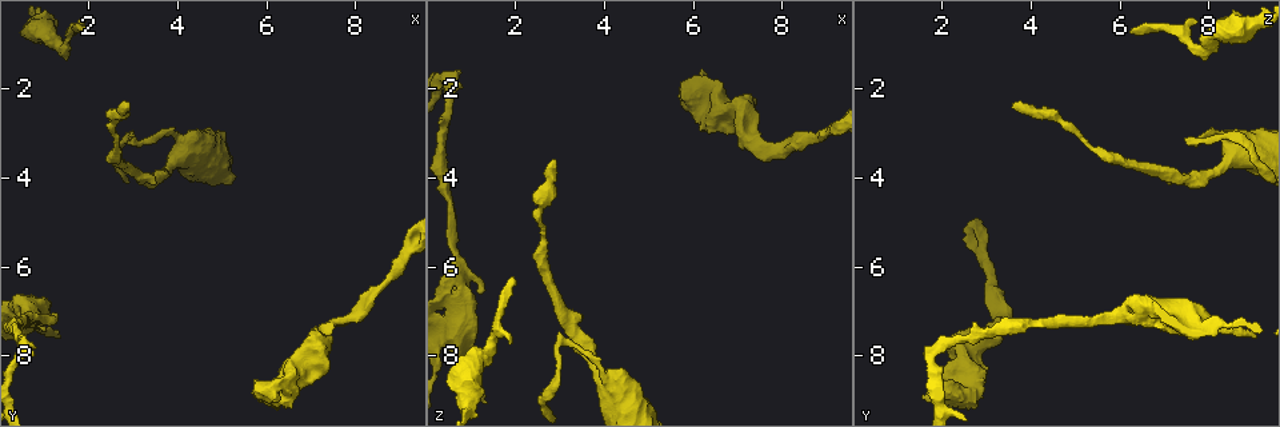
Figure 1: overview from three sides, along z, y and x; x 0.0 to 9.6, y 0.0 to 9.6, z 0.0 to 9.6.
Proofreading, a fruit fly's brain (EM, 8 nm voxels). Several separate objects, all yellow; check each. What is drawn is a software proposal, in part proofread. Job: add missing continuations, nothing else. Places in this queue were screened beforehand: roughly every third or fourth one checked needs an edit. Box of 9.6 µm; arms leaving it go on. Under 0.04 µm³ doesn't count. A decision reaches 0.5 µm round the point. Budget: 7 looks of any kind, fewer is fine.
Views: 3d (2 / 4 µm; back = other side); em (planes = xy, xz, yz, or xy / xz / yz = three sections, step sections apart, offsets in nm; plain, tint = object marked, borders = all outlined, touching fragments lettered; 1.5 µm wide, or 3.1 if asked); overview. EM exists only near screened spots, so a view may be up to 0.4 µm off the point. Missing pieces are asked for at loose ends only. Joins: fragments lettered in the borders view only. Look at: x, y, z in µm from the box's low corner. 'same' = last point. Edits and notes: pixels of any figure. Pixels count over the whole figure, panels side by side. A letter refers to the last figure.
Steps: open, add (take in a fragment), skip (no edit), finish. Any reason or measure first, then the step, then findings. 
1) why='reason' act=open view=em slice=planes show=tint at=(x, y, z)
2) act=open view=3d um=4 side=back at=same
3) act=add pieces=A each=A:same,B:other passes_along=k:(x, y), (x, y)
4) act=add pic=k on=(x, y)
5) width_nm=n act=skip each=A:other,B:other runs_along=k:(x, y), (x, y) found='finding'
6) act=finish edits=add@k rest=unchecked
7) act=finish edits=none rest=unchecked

why='thick end' act=open view=3d um=4 at=(4.40, 3.00, 8.25)

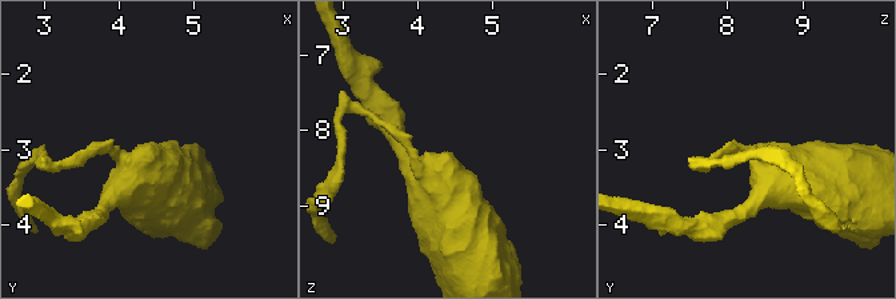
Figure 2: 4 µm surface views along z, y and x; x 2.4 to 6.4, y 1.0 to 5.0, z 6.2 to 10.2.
why='now the EM' act=open view=em slice=yz step=4 show=tint at=(4.35, 3.00, 8.30)

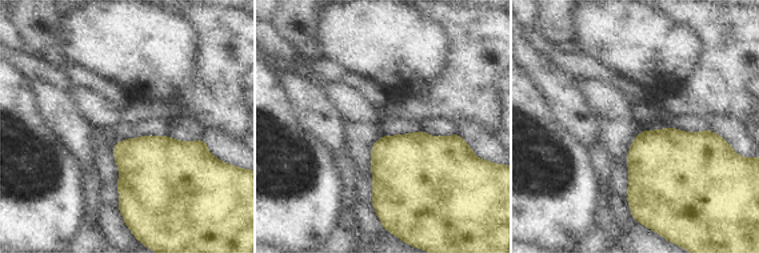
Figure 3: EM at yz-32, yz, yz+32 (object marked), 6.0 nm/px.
act=open view=em slice=yz step=4 show=borders at=same

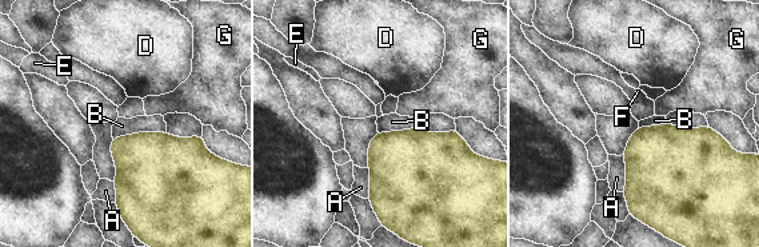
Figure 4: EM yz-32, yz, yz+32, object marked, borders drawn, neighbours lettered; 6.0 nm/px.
act=skip each=A:other,B:other,D:other,E:other,F:other,G:other border=4:(622, 155), (624, 163), (623, 191) found='no lettered fragment goes on from it'

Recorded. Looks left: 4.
why='free end' act=open view=em slice=xz step=4 show=borders at=(2.00, 0.70, 6.25)

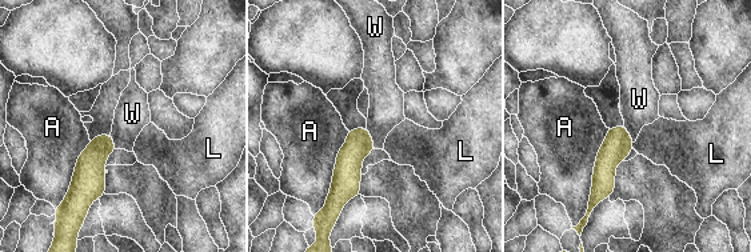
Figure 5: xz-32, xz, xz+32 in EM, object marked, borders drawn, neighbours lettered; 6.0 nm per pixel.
act=skip each=A:other,L:other,W:other border=5:(366, 128), (376, 148) found='no lettered fragment goes on from it'

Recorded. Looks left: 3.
why='branch stops here' act=open view=3d um=4 side=back at=(2.90, 2.40, 3.65)

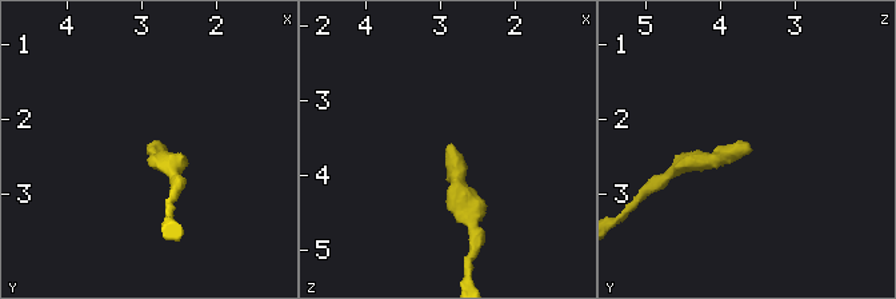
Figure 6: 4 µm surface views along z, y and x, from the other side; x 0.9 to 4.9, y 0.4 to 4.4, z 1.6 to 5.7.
why='shape alone is not enough' act=open view=em slice=yz step=4 show=tint at=(2.90, 2.45, 3.65)

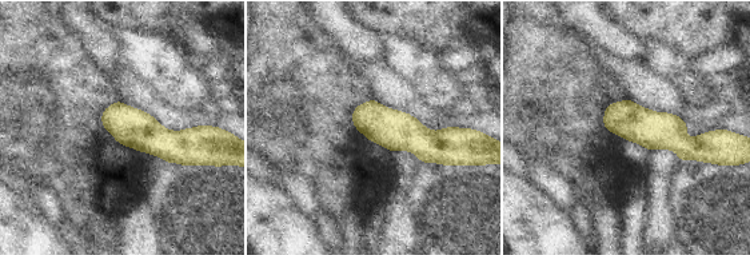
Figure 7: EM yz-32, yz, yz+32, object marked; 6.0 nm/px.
act=open view=em slice=planes show=borders at=same

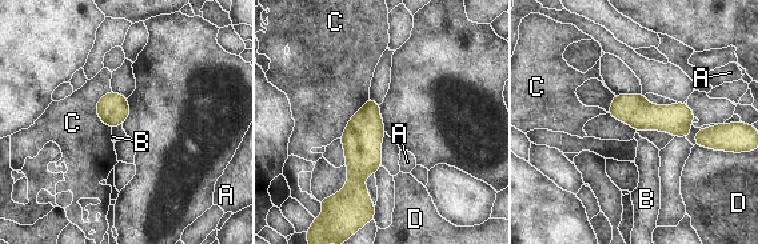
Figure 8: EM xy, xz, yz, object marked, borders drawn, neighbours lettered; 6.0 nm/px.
act=skip each=A:other,B:other,C:other,D:other border=8:(111, 90), (96, 104), (111, 130) found='no lettered fragment goes on from it'

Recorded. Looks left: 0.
act=finish edits=none rest=unchecked

